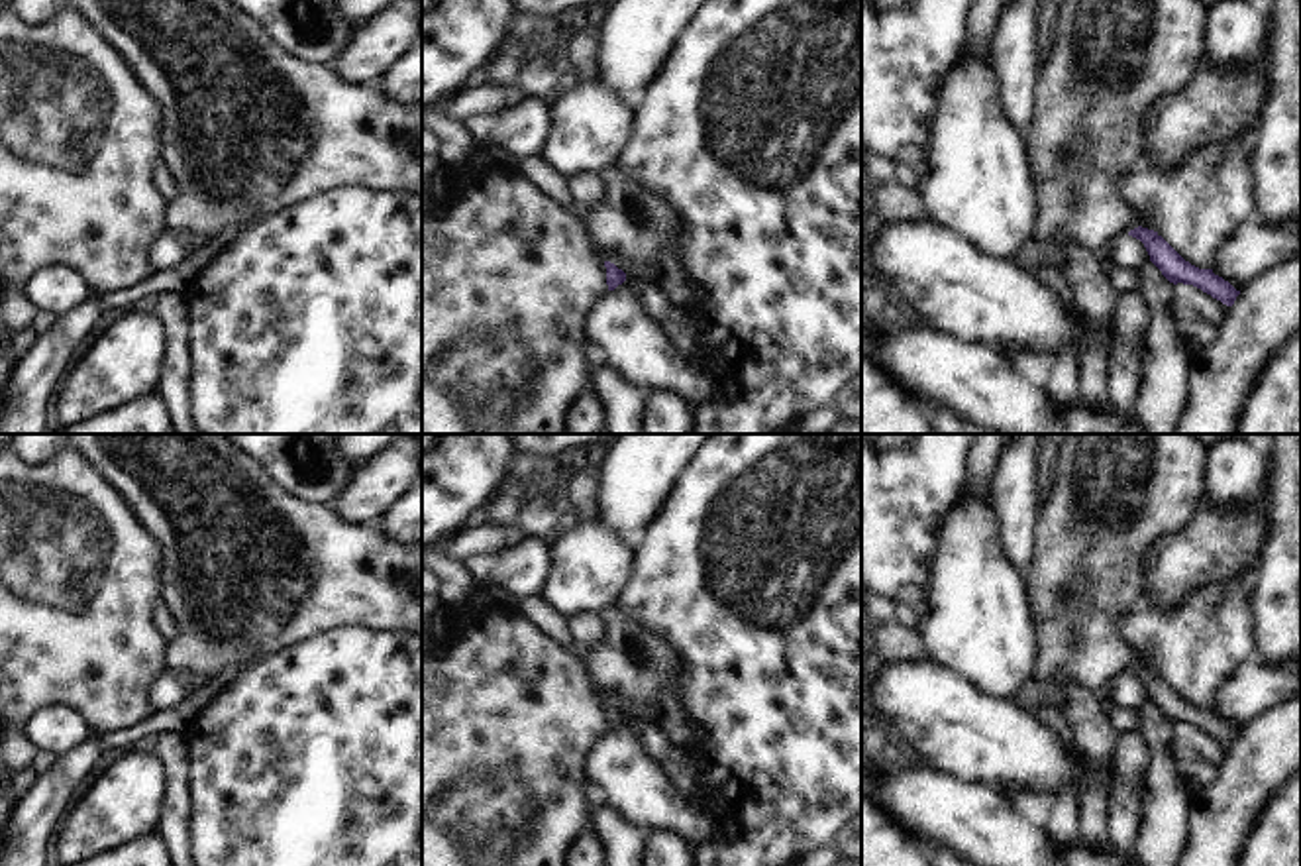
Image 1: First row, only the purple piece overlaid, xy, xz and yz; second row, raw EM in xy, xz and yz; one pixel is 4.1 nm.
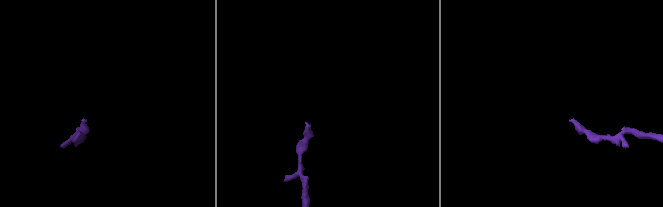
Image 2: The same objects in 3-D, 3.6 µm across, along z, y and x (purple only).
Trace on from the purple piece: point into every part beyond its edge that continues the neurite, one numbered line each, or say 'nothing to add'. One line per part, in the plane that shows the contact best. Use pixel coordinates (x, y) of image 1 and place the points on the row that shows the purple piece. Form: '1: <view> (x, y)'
1: xz (630, 224)

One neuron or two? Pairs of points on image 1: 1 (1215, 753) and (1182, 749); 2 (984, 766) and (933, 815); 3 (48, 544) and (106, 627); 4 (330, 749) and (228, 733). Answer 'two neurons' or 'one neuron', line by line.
1: one neuron
2: two neurons
3: one neuron
4: one neuron

